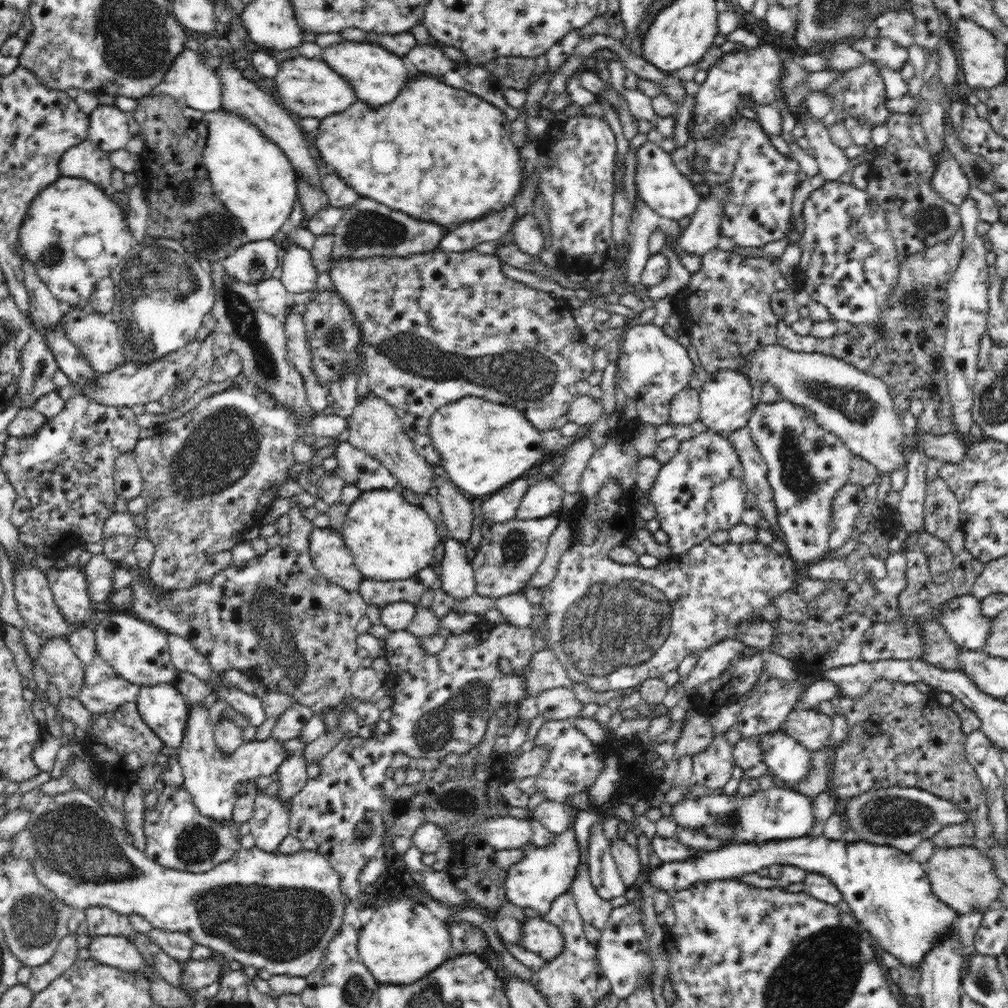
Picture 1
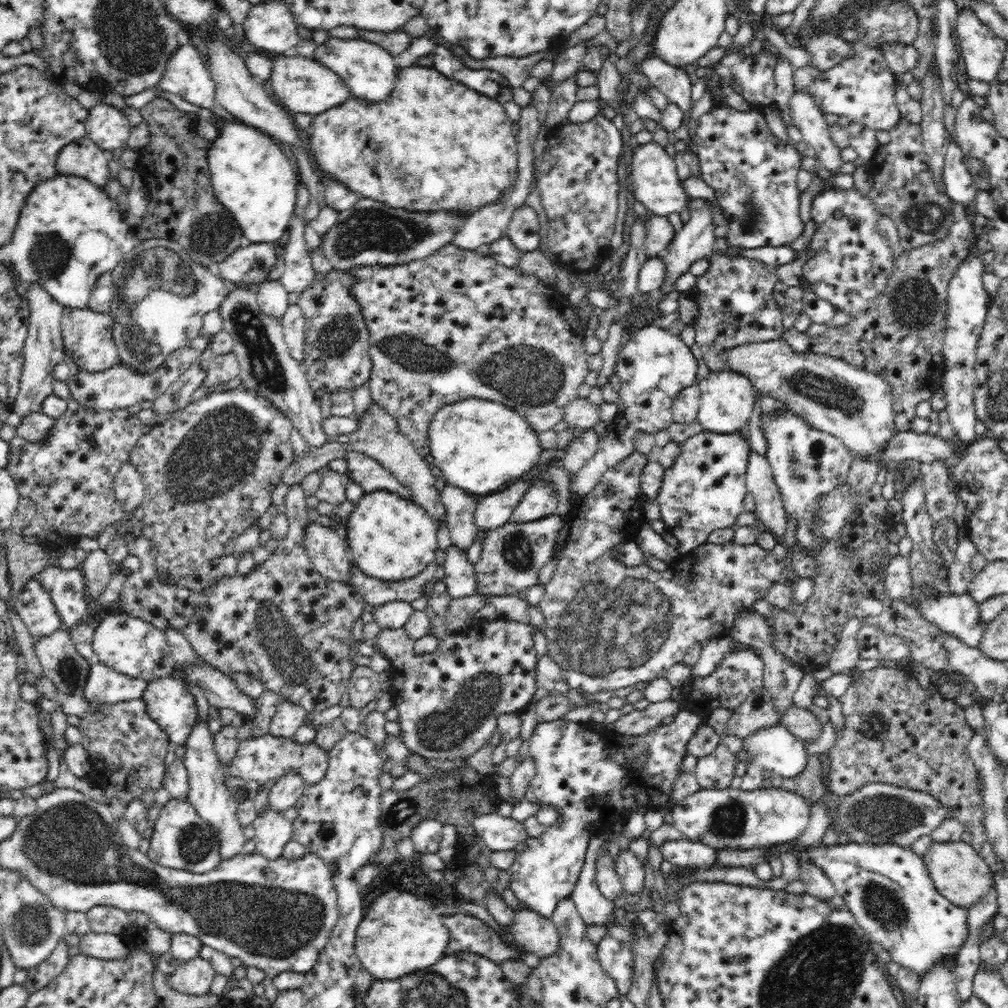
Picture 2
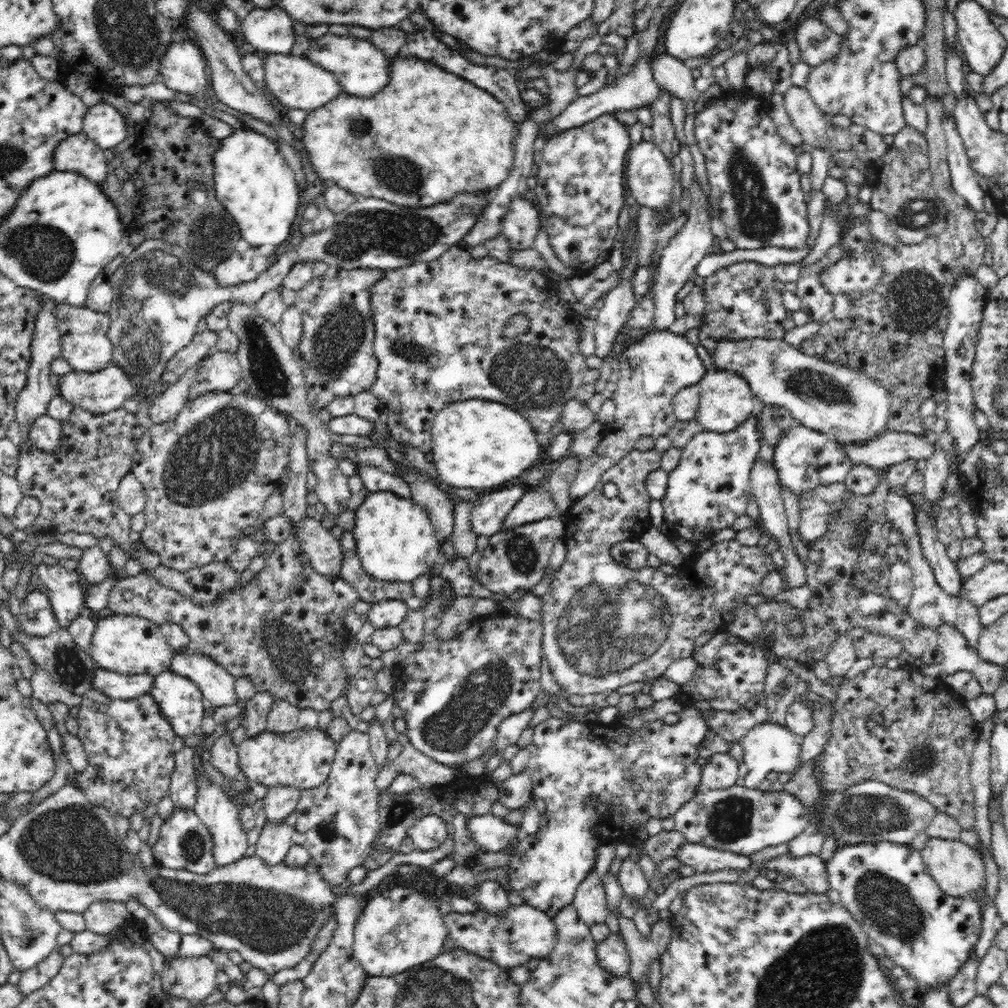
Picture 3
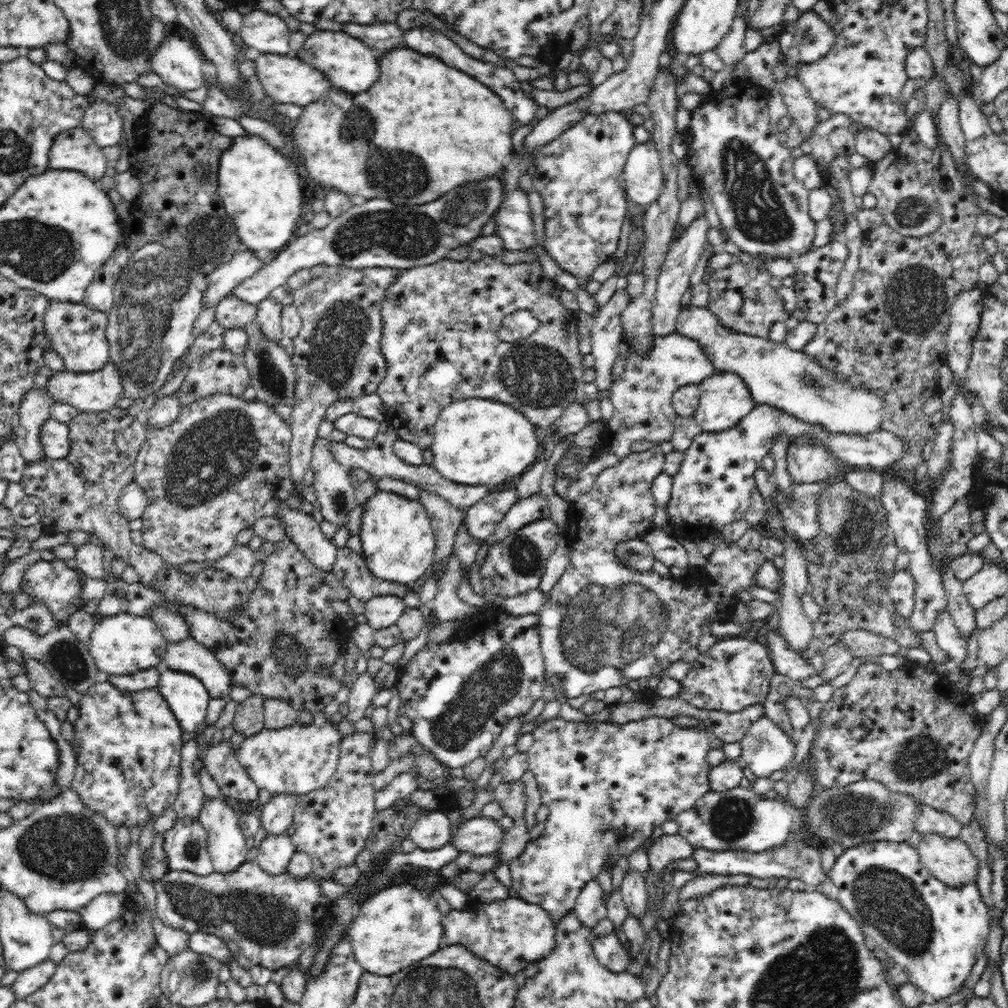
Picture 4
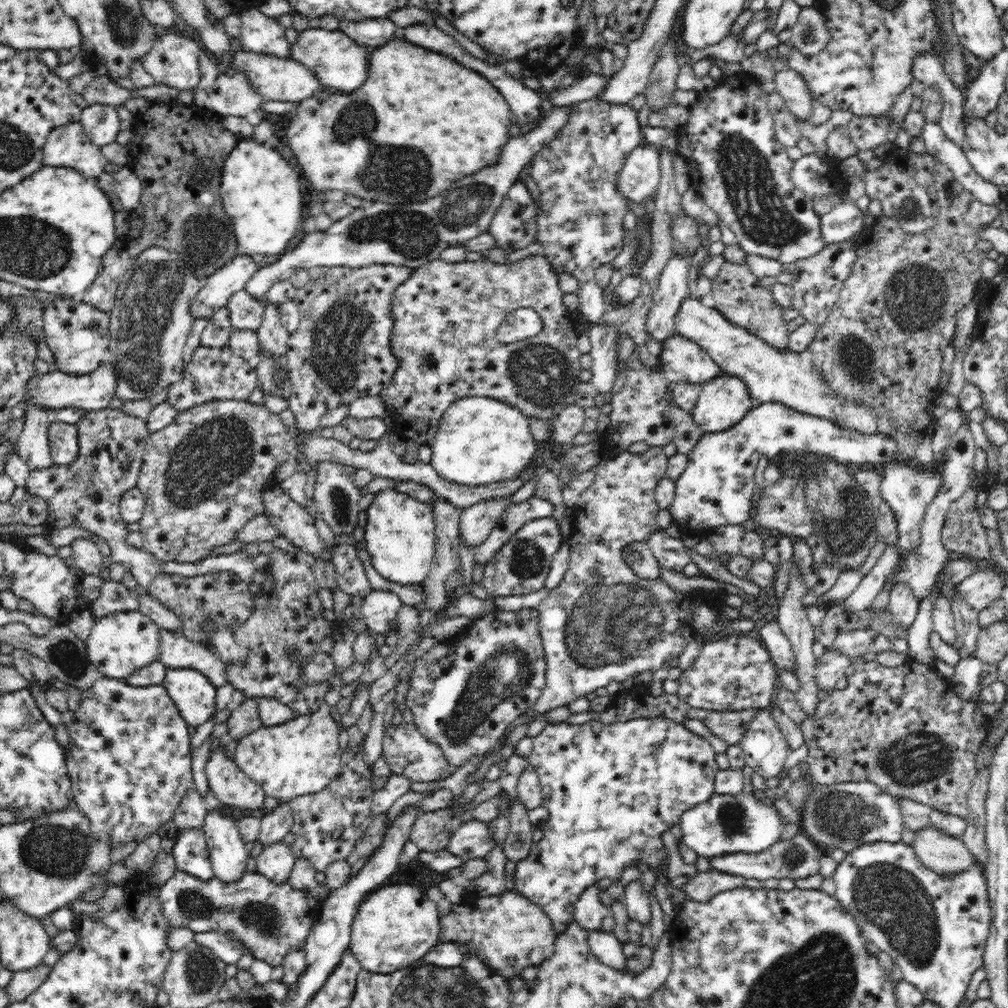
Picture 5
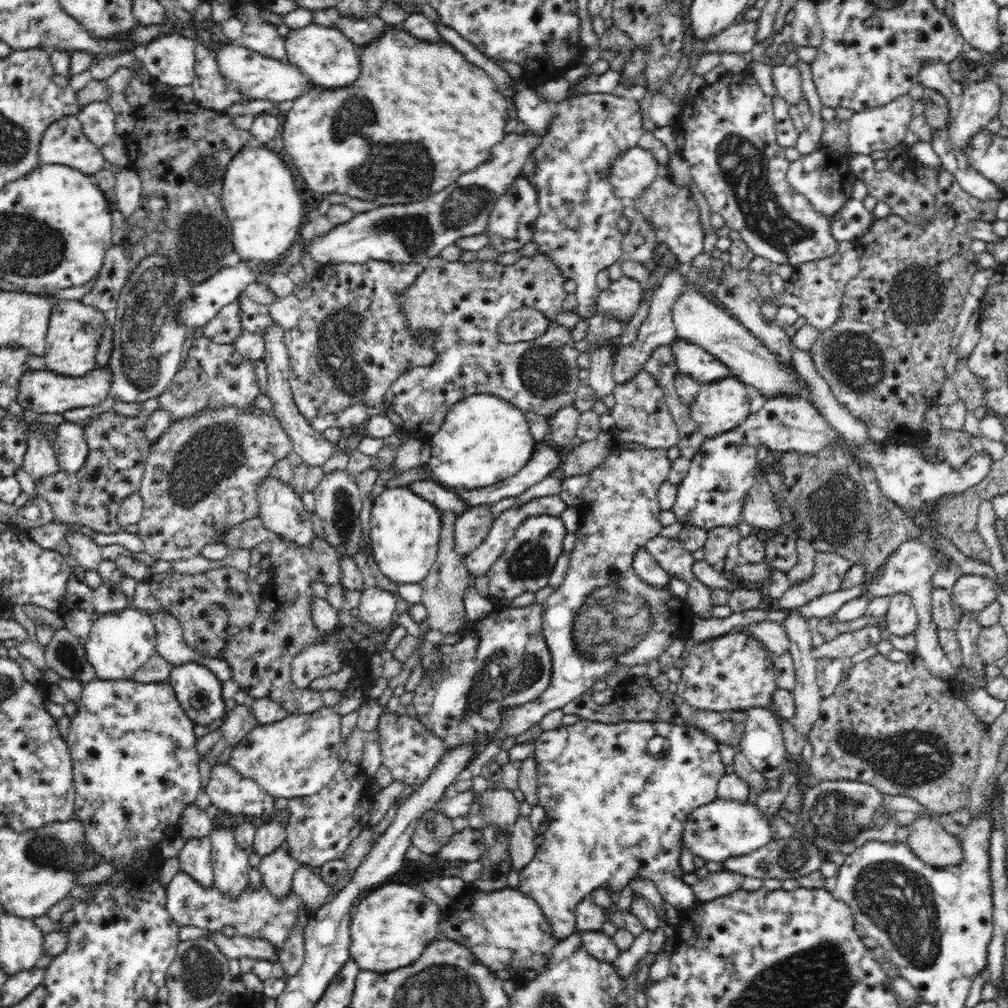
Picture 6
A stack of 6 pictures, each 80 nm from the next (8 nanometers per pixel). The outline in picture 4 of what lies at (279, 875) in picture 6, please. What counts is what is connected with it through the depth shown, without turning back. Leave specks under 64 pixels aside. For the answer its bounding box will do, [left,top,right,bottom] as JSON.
[257,831,294,874]

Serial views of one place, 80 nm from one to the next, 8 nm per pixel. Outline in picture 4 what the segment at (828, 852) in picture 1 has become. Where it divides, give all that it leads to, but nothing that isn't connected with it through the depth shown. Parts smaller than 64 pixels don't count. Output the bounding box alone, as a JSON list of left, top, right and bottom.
[827,841,990,1000]

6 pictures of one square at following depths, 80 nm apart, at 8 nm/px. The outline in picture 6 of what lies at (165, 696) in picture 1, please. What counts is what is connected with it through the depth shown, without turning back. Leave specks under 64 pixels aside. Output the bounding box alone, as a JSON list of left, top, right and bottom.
[167,666,222,725]

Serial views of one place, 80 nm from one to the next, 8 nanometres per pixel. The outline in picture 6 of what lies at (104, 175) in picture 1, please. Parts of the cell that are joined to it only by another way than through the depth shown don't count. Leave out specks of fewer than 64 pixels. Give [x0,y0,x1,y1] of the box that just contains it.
[41,116,105,176]

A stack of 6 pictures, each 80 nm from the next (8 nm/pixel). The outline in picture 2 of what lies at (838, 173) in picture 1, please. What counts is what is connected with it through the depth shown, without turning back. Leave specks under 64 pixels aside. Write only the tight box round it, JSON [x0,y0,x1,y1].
[789,91,845,173]

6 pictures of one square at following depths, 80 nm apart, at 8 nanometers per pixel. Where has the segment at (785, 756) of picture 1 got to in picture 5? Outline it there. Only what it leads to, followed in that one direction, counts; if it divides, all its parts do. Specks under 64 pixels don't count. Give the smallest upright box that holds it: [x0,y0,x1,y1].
[739,709,792,778]

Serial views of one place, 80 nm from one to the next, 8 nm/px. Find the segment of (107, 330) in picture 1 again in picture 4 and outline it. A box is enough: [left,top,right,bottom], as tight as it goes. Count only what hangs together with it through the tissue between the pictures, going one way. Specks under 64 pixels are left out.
[44,300,109,372]

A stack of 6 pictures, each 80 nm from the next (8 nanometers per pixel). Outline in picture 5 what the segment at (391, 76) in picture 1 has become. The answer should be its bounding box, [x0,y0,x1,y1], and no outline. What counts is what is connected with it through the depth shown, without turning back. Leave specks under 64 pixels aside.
[290,28,371,92]

